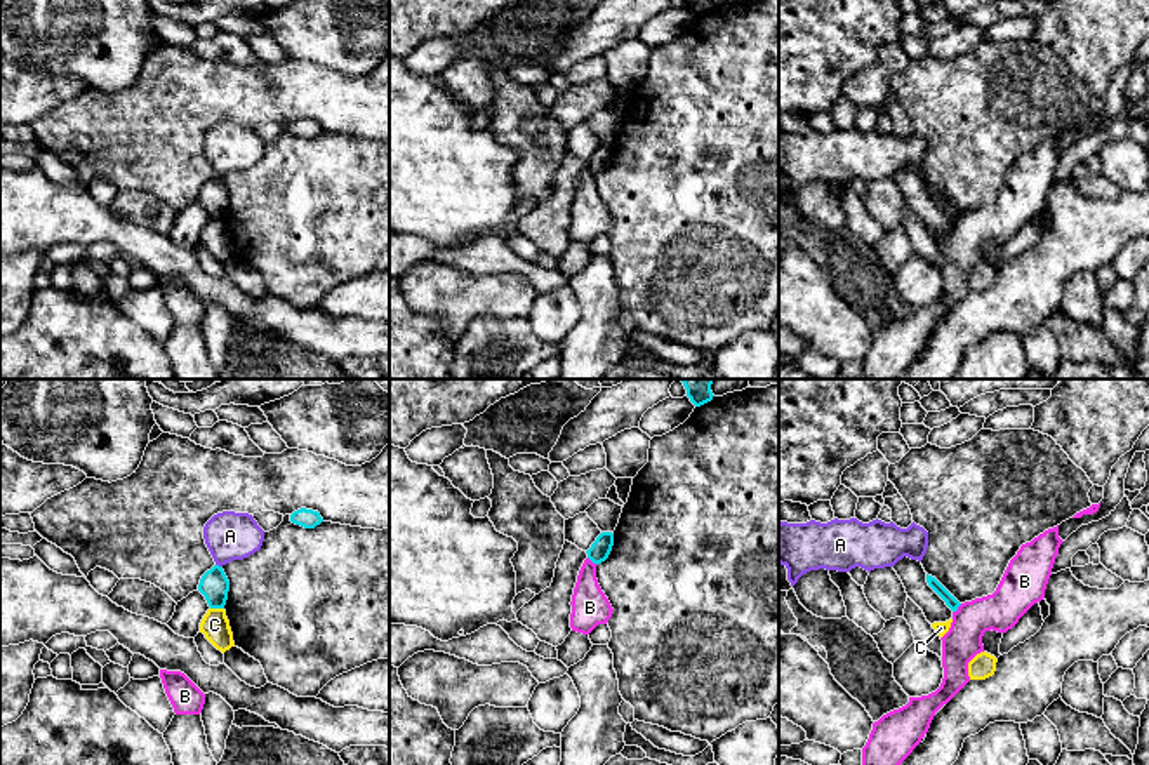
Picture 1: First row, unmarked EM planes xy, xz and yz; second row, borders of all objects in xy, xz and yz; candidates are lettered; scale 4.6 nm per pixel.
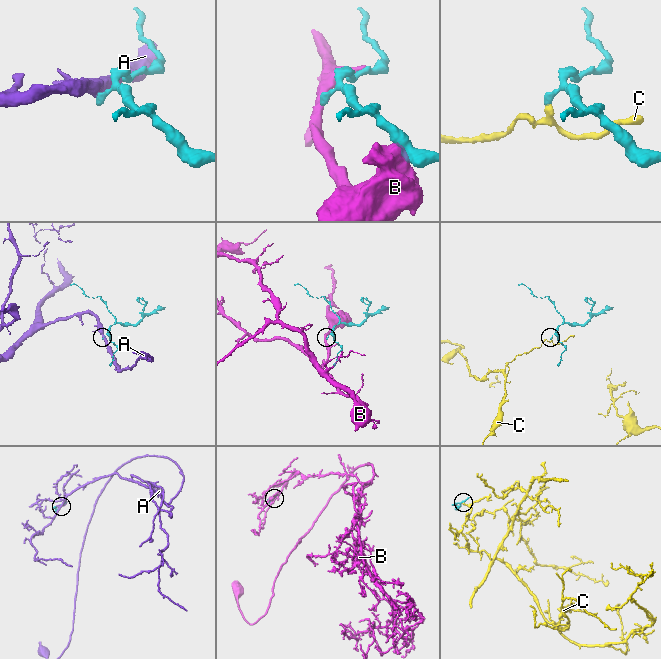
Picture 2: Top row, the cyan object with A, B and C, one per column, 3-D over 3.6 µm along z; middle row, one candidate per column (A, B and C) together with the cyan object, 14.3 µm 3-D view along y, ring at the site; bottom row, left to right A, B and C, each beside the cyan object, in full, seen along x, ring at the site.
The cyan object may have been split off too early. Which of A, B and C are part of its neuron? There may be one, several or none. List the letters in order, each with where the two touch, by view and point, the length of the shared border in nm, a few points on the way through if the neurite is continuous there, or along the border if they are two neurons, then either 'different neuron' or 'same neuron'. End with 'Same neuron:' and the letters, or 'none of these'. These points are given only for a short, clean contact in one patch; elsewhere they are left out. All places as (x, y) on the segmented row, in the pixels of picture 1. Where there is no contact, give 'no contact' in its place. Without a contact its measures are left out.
A: meets cyan in xy at (218, 565); contact 40 nm long; border along xy (216, 564), (221, 567); different neuron
B: meets cyan in yz at (956, 609); contact 60 nm long; different neuron
C: meets cyan in xy at (218, 607); contact 60 nm long; border along xy (211, 607), (223, 609); different neuron
Same neuron: none of these

